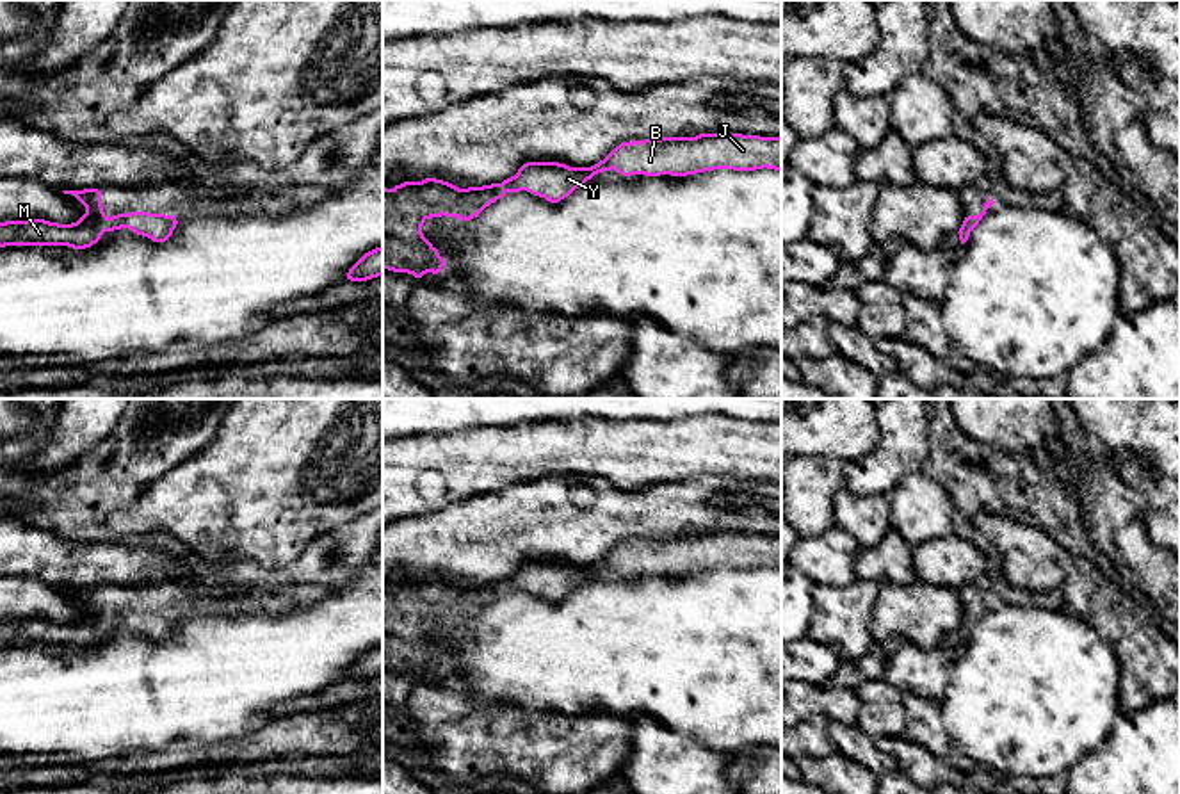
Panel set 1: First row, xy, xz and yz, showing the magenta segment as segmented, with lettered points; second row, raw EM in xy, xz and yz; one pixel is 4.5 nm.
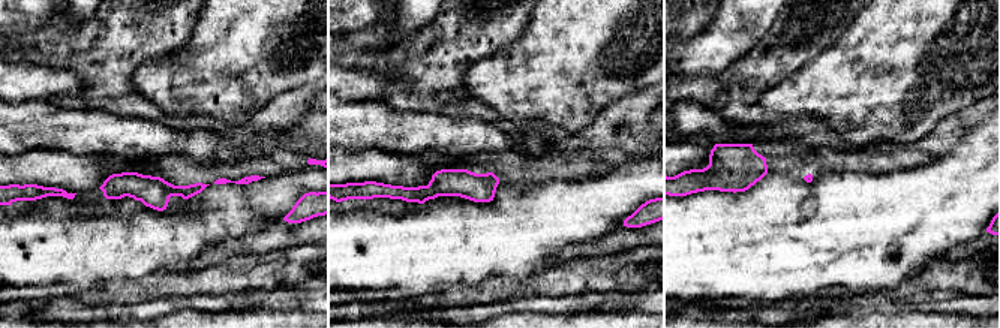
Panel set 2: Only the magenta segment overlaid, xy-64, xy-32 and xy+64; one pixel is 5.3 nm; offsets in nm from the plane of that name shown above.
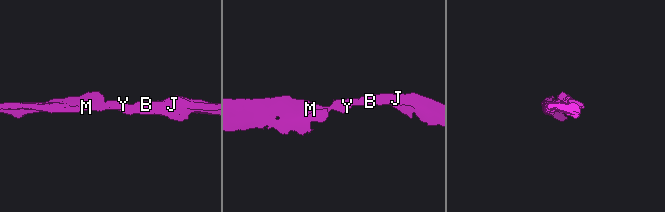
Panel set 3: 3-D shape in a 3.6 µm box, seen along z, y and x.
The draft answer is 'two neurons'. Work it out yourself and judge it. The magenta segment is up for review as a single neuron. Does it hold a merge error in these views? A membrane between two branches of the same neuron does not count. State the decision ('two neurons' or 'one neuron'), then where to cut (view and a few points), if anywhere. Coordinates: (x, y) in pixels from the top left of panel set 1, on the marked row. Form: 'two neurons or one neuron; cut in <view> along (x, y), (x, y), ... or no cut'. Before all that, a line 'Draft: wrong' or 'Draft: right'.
Draft: wrong
one neuron; no cut

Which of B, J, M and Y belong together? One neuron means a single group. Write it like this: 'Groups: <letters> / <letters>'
Groups: B J M Y

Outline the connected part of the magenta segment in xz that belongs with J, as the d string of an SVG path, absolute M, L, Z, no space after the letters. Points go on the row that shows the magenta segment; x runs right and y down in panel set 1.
M699 134L621 142L591 167L527 162L502 183L482 187L459 189L436 178L404 182L393 189L383 185L383 269L415 278L438 274L447 262L424 237L424 223L441 215L470 221L507 192L527 190L559 203L594 174L610 169L623 176L687 176L714 169L764 167L781 171L781 137Z

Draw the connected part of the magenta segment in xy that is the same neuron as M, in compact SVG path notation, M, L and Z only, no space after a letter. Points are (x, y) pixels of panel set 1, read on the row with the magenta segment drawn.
M98 189L62 190L75 196L85 214L71 224L50 223L44 219L0 223L0 247L5 246L68 246L85 249L96 244L105 231L128 228L153 242L166 242L178 221L176 215L128 212L107 217Z

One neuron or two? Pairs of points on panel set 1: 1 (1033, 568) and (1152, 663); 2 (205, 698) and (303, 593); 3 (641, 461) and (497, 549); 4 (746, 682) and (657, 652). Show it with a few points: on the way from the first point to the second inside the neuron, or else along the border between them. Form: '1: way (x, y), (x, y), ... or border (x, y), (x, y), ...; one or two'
1: way (1063, 572), (1127, 632); one
2: border (333, 590), (301, 607); two
3: border (566, 474), (600, 476), (623, 490), (648, 486); two
4: way (725, 661), (719, 656), (678, 652); one

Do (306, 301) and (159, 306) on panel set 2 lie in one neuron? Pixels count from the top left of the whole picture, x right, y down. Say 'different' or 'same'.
same

